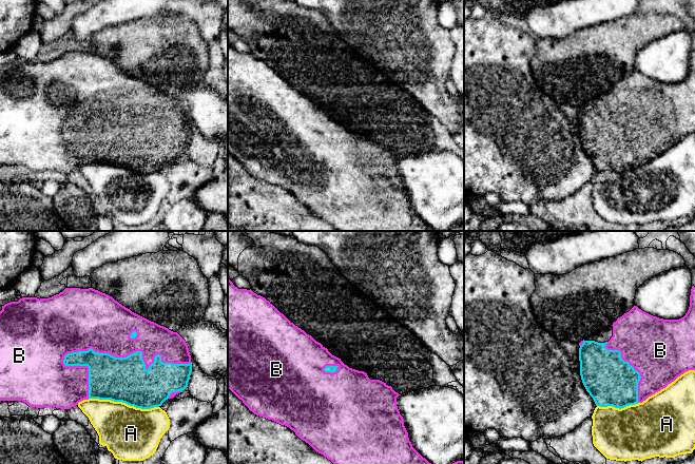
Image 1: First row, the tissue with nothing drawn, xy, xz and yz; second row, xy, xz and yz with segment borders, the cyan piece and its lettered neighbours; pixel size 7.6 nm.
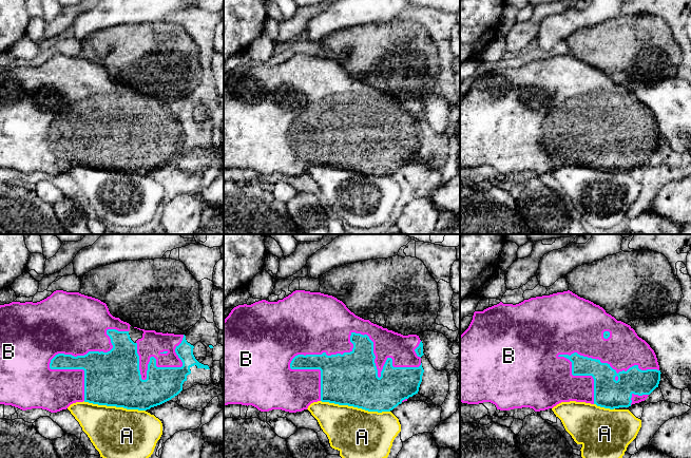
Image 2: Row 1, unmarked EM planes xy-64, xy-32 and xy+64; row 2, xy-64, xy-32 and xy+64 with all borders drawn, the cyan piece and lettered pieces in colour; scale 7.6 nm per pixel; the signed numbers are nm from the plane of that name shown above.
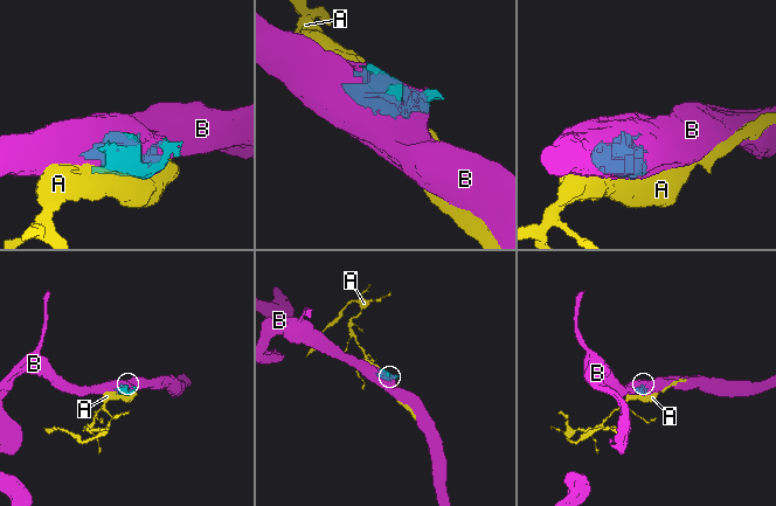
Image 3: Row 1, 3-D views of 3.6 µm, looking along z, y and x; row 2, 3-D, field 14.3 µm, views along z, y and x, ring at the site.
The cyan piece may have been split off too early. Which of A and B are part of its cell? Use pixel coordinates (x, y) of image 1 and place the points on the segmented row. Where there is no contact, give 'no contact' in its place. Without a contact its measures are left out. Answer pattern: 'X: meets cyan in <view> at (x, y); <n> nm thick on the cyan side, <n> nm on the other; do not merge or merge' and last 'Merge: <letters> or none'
A: meets cyan in xy at (123, 402); 340 nm thick on the cyan side, 400 nm on the other; do not merge
B: meets cyan in xy at (135, 352); 340 nm thick on the cyan side, 320 nm on the other; merge
Merge: B

